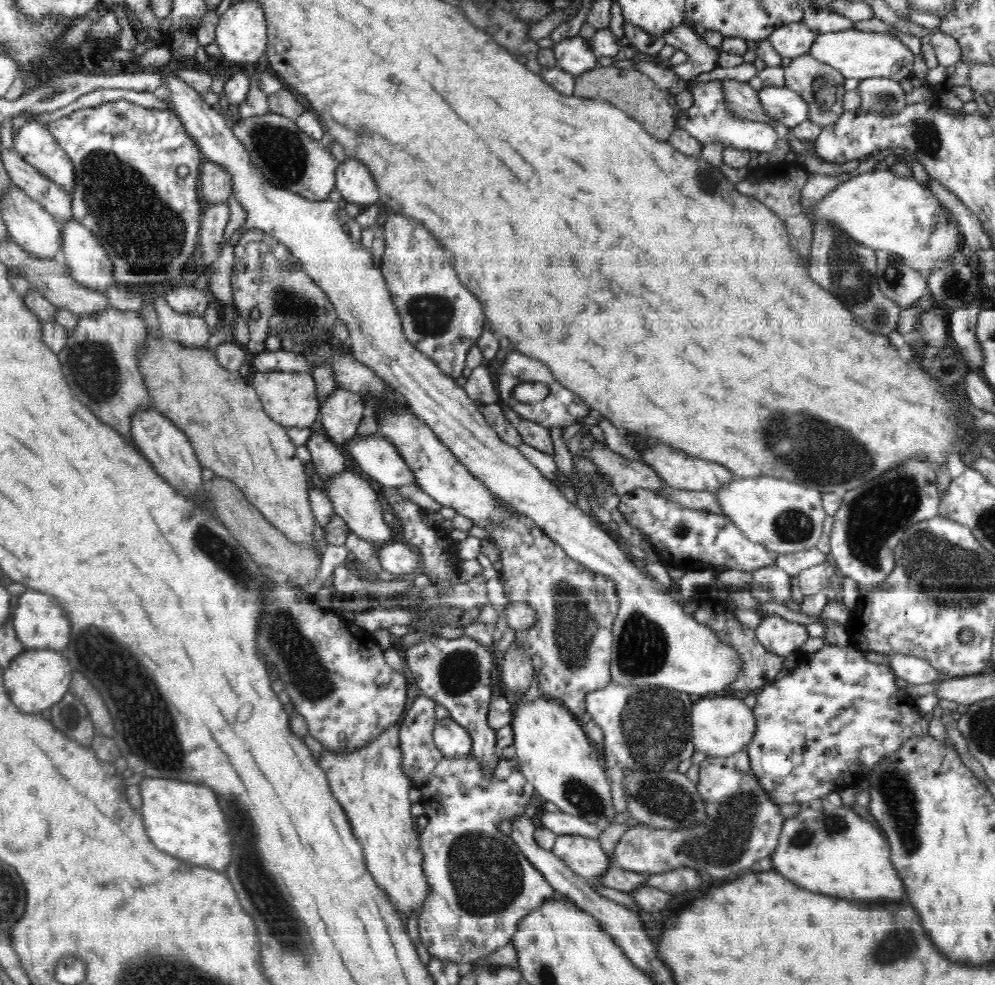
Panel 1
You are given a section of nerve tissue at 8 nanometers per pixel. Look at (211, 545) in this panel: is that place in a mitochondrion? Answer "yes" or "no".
yes

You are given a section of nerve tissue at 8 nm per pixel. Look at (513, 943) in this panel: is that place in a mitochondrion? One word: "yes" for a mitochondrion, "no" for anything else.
no

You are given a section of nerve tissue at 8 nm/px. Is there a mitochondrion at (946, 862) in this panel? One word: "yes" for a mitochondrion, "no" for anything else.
no

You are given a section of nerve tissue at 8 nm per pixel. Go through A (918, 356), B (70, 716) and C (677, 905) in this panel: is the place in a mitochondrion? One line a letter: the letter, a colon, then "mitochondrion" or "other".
A: other
B: mitochondrion
C: other

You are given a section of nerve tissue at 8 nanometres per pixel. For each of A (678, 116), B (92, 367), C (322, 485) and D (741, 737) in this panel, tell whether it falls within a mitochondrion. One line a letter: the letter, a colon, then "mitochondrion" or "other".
A: other
B: mitochondrion
C: other
D: other

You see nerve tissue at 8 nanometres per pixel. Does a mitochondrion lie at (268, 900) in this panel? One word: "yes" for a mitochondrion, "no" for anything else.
yes

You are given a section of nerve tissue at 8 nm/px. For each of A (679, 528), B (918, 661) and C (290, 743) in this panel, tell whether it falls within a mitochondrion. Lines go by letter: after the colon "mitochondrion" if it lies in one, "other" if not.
A: mitochondrion
B: other
C: other

